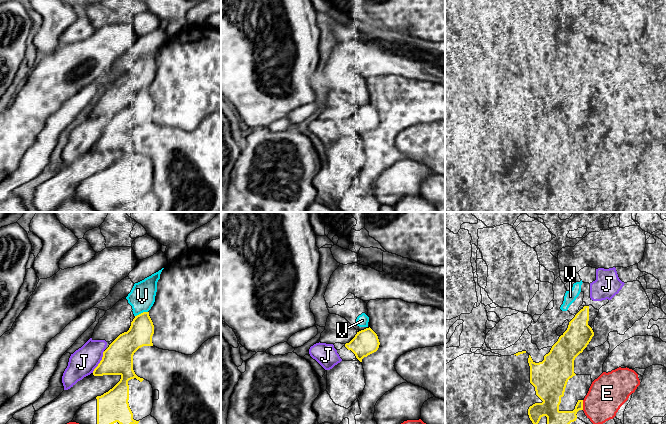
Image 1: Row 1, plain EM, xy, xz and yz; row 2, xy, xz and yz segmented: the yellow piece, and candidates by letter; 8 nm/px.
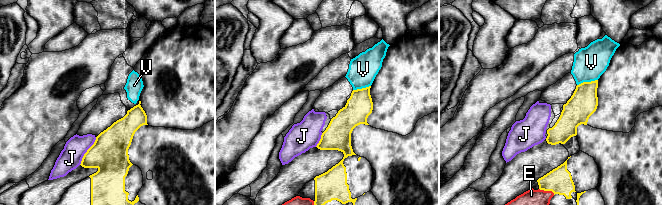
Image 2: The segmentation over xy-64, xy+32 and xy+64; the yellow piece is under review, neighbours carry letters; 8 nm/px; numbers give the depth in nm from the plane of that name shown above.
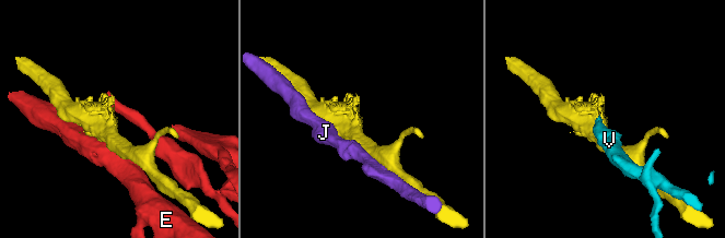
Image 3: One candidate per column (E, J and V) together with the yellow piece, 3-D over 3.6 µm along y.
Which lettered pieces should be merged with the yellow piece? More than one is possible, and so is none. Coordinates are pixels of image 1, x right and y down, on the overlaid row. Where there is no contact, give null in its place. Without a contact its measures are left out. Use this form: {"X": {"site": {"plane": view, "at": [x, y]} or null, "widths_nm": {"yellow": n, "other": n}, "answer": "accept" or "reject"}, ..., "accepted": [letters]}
{"E": {"site": {"plane": "yz", "at": [582, 405]}, "widths_nm": {"yellow": 150, "other": 300}, "answer": "reject"}, "J": {"site": {"plane": "xy", "at": [100, 362]}, "widths_nm": {"yellow": 240, "other": 220}, "answer": "reject"}, "V": {"site": {"plane": "xy", "at": [141, 313]}, "widths_nm": {"yellow": 200, "other": 200}, "answer": "reject"}, "accepted": []}

